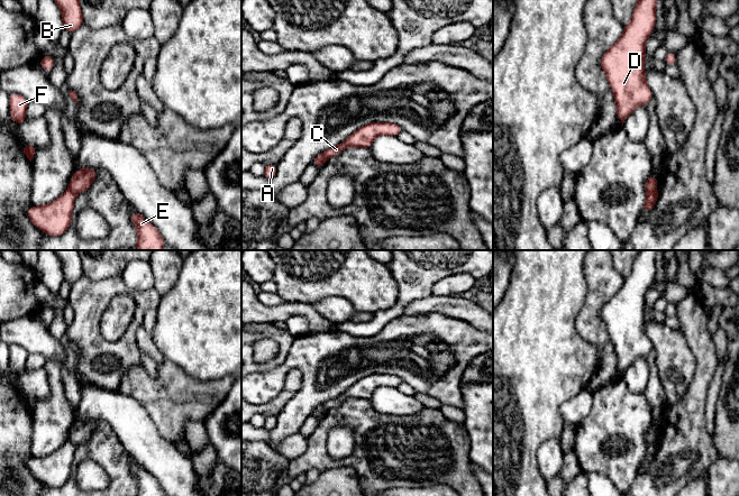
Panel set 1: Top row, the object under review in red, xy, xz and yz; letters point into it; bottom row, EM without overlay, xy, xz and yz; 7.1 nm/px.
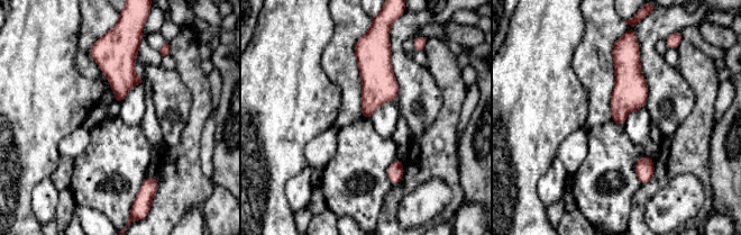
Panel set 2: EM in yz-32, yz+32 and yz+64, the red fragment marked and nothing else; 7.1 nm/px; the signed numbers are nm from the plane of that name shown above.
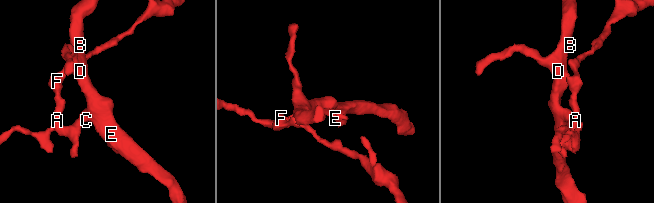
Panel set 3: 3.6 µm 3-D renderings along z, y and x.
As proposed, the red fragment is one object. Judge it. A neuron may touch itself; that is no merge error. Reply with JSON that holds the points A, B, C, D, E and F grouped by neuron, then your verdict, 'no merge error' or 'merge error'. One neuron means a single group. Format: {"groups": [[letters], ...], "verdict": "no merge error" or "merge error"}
{"groups": [["A", "F"], ["B", "C", "D", "E"]], "verdict": "merge error"}

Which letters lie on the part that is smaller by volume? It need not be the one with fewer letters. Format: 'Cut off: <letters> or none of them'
Cut off: A, F

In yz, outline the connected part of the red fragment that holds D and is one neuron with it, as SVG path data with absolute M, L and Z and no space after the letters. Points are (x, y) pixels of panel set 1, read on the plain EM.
M638 250L630 274L623 278L620 291L602 307L600 316L605 323L617 356L617 369L622 373L639 357L647 357L653 349L646 334L645 295L656 275L656 254L658 250Z

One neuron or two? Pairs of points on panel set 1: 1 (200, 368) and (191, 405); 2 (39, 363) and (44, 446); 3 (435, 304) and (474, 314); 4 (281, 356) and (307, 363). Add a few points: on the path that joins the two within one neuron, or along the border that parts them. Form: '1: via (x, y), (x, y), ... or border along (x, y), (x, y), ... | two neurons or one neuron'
1: border along (175, 365), (198, 379), (218, 379), (224, 376) | two neurons
2: border along (46, 361), (43, 367) | two neurons
3: via (445, 304), (464, 310) | one neuron
4: border along (294, 337), (283, 364) | two neurons

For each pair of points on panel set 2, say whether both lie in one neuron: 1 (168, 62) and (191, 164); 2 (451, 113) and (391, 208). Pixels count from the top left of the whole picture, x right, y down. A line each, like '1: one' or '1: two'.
1: two
2: one

